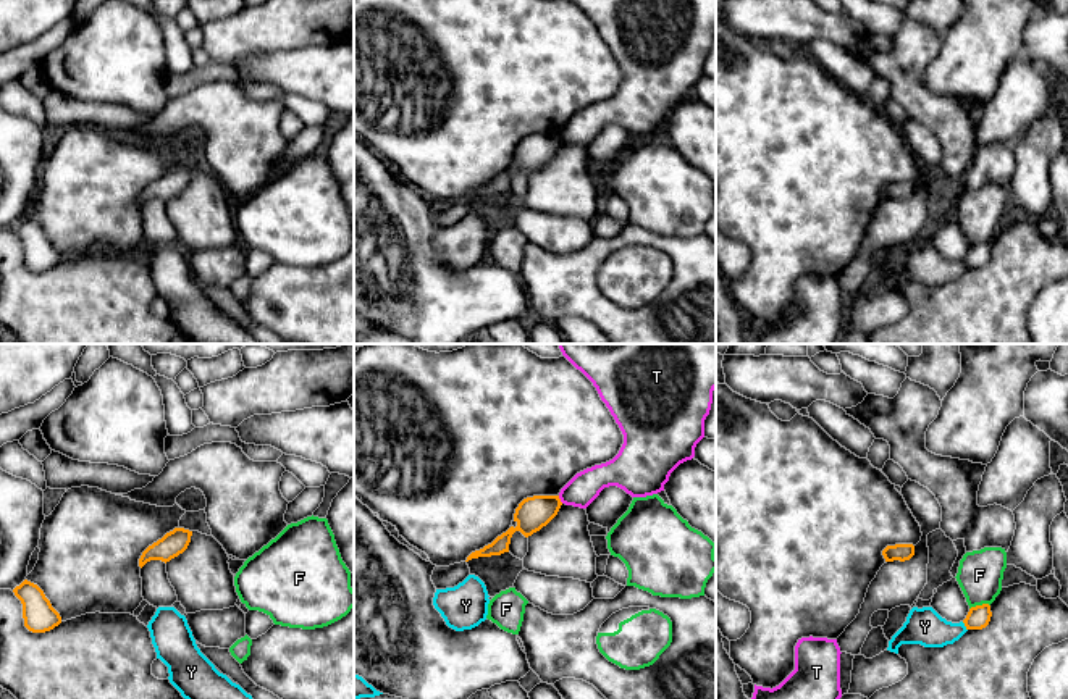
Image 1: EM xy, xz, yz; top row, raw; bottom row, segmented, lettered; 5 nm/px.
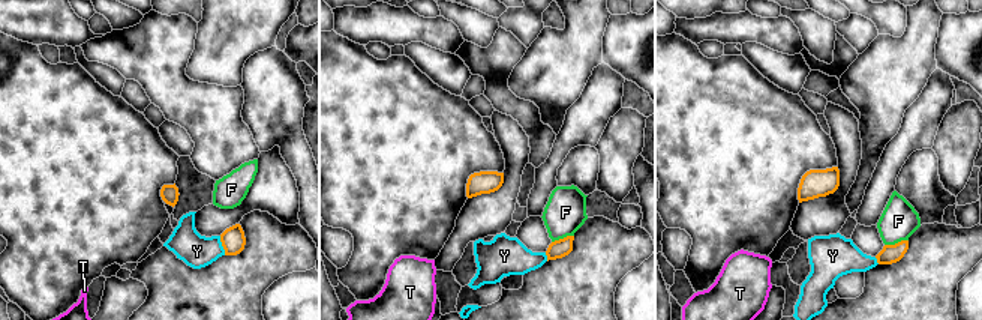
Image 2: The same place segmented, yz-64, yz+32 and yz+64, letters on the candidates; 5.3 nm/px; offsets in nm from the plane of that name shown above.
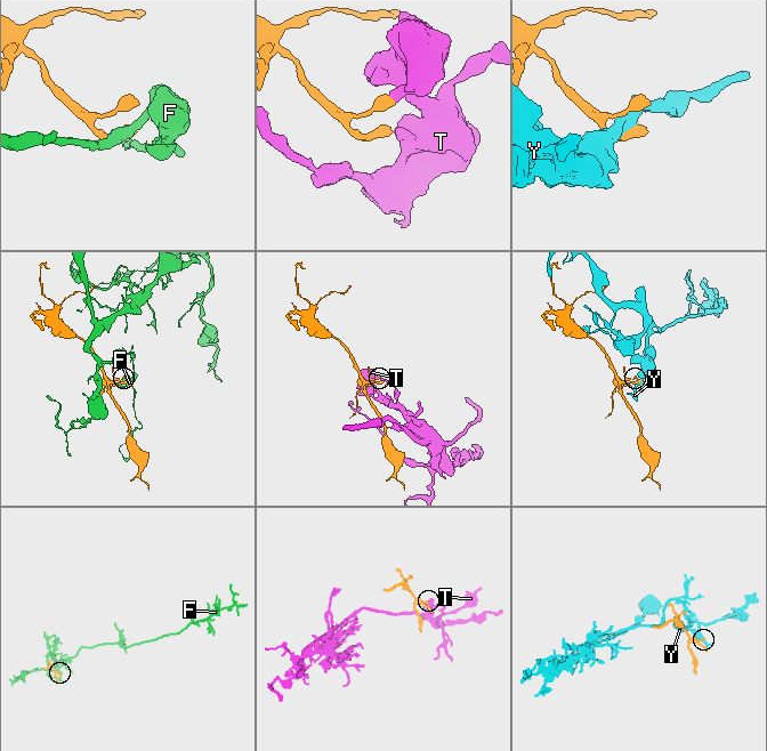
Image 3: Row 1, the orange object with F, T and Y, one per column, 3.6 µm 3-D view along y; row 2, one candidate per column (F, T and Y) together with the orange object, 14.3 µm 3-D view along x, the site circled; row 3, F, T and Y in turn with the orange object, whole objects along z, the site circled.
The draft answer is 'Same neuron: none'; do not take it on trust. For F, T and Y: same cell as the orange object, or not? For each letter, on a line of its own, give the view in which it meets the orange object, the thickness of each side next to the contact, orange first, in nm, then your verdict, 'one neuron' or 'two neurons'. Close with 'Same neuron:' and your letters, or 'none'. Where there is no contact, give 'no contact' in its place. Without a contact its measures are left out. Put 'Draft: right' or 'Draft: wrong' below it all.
F: meets orange in yz; 120 nm thick on the orange side, 220 nm on the other; two neurons
T: meets orange in xz; 160 nm thick on the orange side, 160 nm on the other; two neurons
Y: meets orange in yz; 120 nm thick on the orange side, 180 nm on the other; two neurons
Same neuron: none
Draft: right

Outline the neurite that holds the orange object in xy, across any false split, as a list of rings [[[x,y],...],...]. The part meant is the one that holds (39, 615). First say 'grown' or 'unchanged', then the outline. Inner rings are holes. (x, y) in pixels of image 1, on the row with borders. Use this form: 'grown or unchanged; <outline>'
unchanged; [[[24,580],[13,592],[23,604],[24,626],[29,631],[45,633],[61,623],[60,613],[52,607],[37,584]]]

